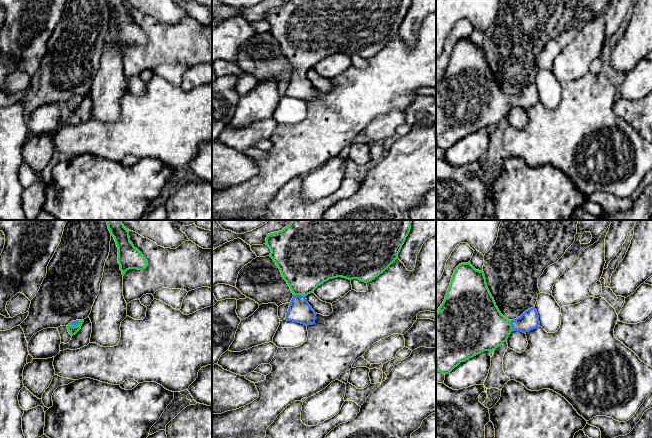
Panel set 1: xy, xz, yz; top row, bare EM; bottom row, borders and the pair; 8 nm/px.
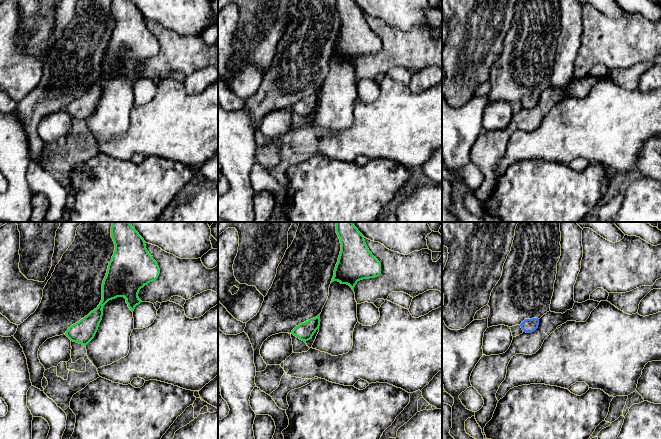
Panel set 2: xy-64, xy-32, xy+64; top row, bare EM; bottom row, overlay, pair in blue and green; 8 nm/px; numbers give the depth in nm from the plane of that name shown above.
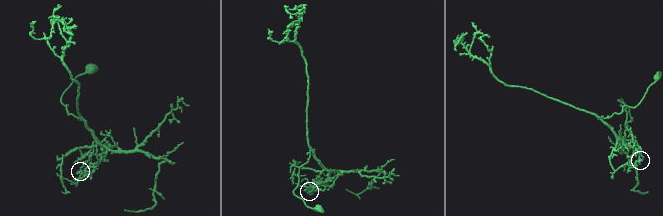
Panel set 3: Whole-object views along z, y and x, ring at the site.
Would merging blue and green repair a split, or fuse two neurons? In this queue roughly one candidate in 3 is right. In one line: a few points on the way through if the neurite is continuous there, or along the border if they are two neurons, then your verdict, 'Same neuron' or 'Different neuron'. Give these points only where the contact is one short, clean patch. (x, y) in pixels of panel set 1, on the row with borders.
Path across: xz (299, 311), (300, 295), (304, 265). Same neuron

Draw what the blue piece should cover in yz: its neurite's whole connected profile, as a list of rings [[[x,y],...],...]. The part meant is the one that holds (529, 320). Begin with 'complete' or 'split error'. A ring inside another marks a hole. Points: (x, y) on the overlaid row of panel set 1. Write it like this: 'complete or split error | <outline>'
split error | [[[470,262],[461,263],[454,270],[445,299],[436,313],[436,369],[446,375],[461,362],[501,346],[513,330],[526,333],[539,325],[535,307],[513,320],[504,317],[487,287],[484,272],[476,270]]]

